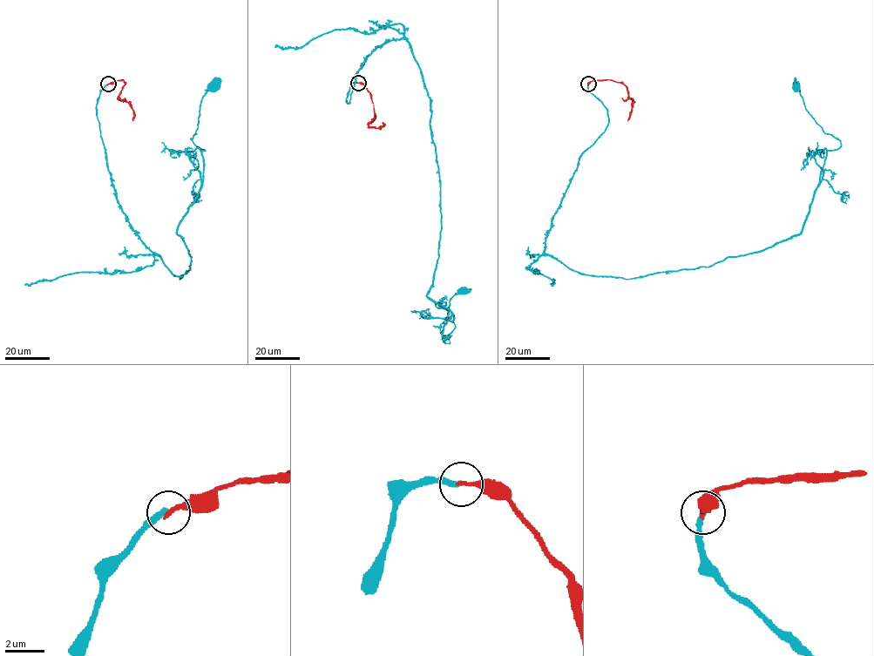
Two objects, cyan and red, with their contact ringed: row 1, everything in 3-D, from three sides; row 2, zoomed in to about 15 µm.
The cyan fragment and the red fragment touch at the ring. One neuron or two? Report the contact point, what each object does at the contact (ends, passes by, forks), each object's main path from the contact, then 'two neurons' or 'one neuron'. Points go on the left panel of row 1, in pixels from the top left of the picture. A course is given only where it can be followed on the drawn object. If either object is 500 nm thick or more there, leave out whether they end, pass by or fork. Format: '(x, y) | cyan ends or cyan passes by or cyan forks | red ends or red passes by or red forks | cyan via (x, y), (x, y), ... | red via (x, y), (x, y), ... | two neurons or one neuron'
(108, 84) | cyan ends | red ends | cyan via (108, 84), (96, 115), (118, 206), (180, 279), (191, 257), (178, 226), (203, 182), (191, 139), (214, 85) | red via (108, 84), (123, 79), (125, 84), (118, 98), (125, 100), (132, 108), (132, 120) | two neurons

